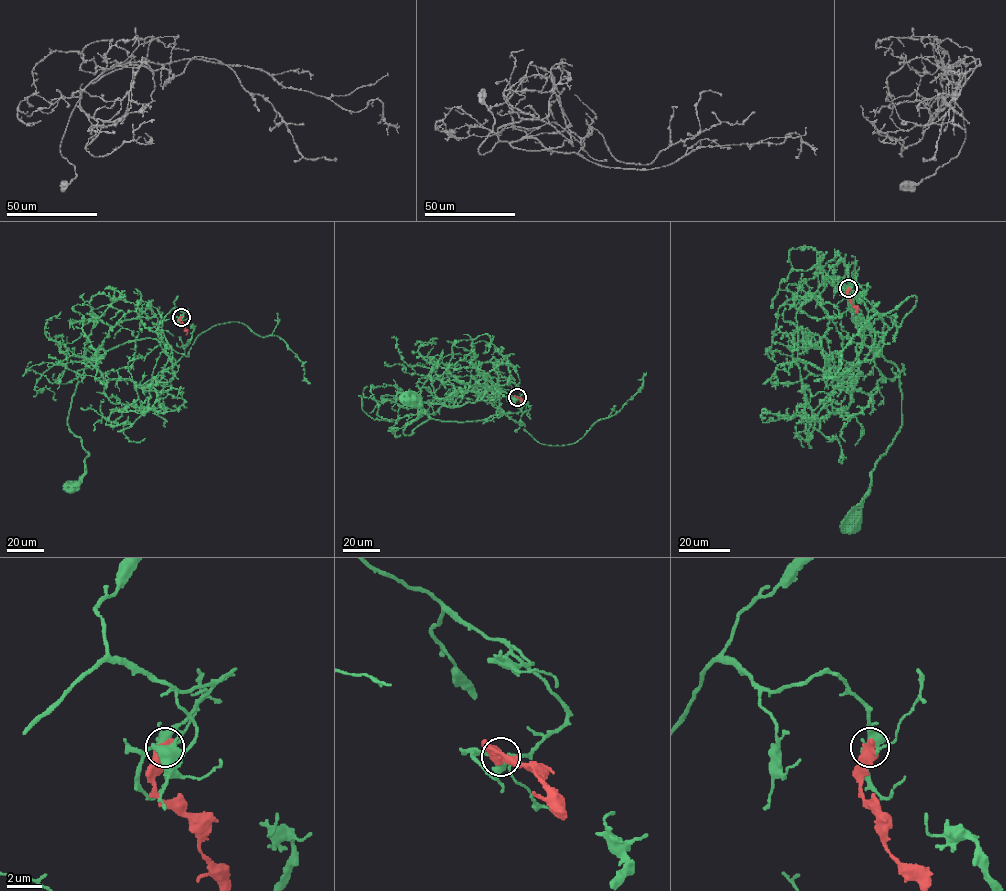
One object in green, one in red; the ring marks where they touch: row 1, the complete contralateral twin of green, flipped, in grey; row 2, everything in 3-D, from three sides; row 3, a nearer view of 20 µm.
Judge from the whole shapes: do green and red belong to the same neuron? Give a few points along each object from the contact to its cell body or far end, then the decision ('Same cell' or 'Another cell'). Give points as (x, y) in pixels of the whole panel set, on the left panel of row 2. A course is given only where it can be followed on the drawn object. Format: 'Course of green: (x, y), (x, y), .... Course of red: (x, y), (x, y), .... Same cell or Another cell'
Course of green: (181, 316), (162, 323), (167, 382), (105, 379), (84, 357), (67, 424), (88, 456), (70, 488). Course of red: (181, 317), (186, 335). Another cell

